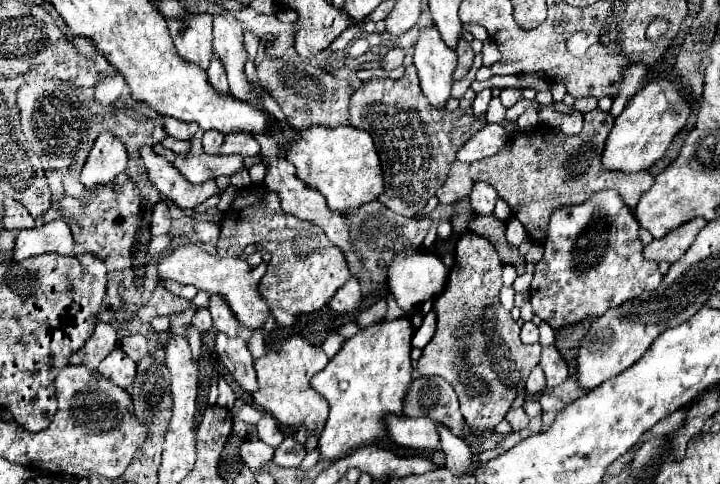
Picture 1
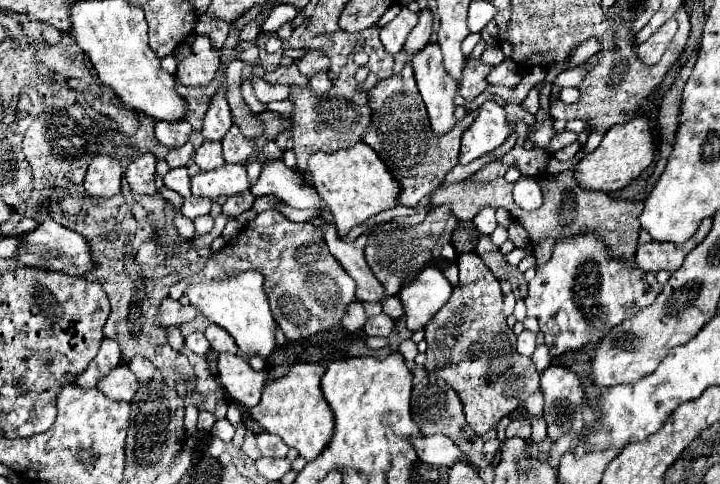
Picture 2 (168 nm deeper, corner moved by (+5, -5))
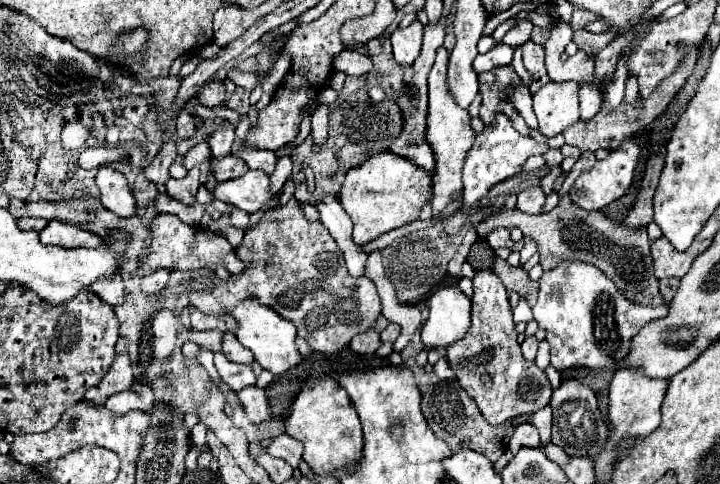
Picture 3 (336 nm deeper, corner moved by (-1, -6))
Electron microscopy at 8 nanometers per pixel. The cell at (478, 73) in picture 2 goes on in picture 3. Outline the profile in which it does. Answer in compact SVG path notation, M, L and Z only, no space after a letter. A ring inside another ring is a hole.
M512 66L506 68L494 68L490 72L484 72L478 76L480 82L480 94L482 94L482 106L480 106L480 120L484 126L490 126L494 118L502 112L500 104L508 102L508 90L522 84L522 78L514 72Z

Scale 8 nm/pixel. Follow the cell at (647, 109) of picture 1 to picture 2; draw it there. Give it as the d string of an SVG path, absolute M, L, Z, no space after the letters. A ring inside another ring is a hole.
M636 115L634 119L614 125L606 131L600 145L588 153L578 165L576 165L576 181L584 189L596 189L596 191L618 191L626 187L632 179L636 179L650 163L654 161L654 141L652 141L652 123L648 115Z

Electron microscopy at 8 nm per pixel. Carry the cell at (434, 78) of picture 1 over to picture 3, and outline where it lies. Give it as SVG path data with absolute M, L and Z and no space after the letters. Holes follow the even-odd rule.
M438 48L436 62L428 76L430 102L428 102L428 120L426 120L426 142L434 152L434 198L432 198L432 216L438 218L446 210L450 202L454 202L454 194L462 192L462 166L466 160L466 152L472 148L474 130L470 126L470 114L464 108L458 108L450 100L450 92L446 92L446 68L448 68L448 50Z

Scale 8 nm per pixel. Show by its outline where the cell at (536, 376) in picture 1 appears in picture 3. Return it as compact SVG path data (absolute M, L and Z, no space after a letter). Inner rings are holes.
M550 406L538 410L536 414L532 414L532 424L538 428L540 432L540 440L542 440L542 446L550 444L552 442L552 410Z

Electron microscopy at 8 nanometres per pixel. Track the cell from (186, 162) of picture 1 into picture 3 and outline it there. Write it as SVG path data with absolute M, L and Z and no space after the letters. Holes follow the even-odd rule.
M248 170L240 178L218 184L214 188L214 198L254 214L262 210L270 200L274 200L276 194L270 192L270 176L266 176L266 172Z

